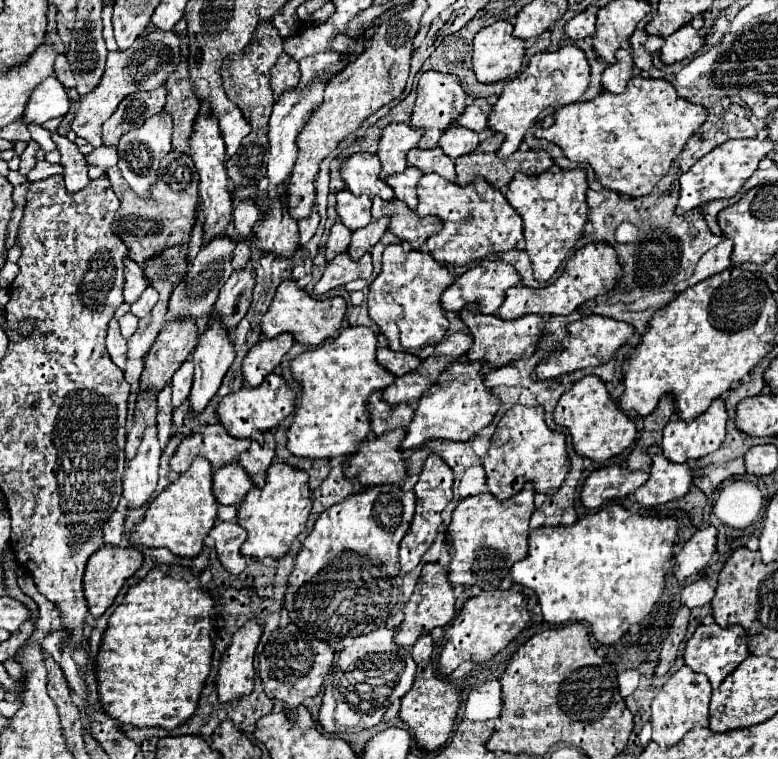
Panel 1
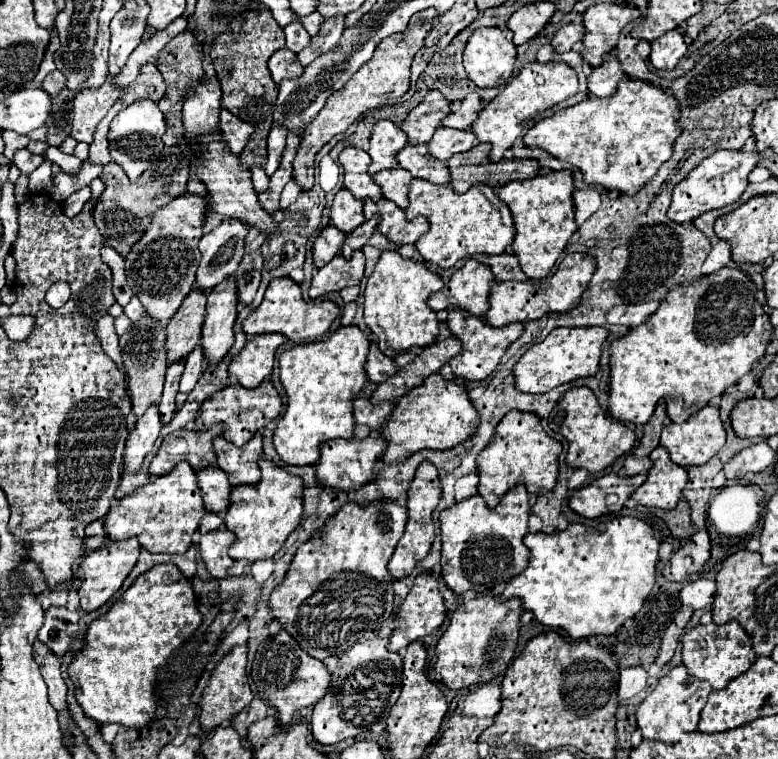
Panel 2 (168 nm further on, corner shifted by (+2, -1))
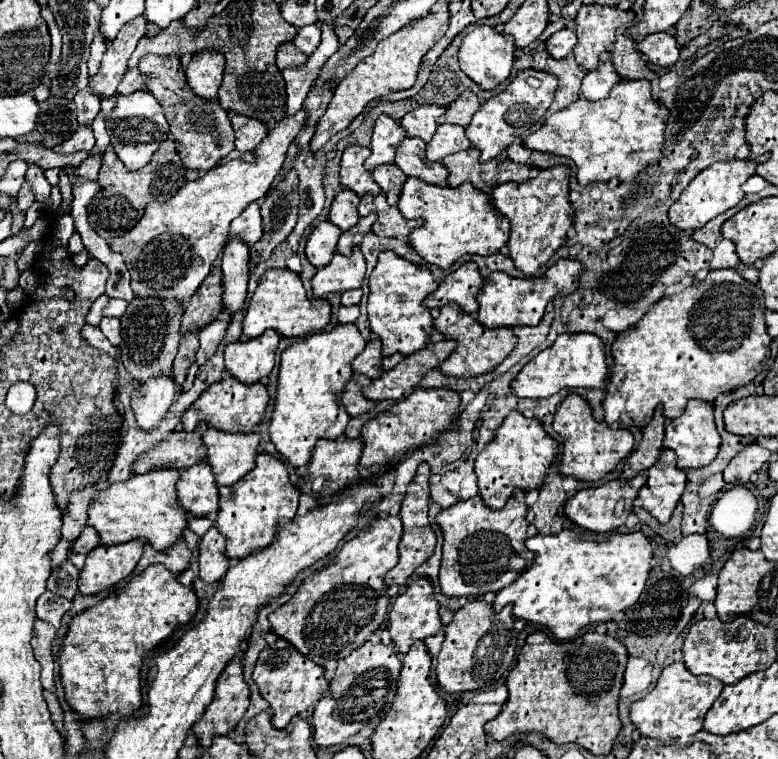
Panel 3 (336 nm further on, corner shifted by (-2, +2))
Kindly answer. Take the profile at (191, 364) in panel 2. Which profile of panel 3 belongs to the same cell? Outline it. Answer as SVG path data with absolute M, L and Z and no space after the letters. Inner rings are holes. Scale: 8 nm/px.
M212 320L210 324L206 324L204 328L198 330L198 338L200 338L200 348L196 352L196 362L202 366L206 360L212 358L212 354L216 352L220 340L224 338L228 328L228 322L224 320Z

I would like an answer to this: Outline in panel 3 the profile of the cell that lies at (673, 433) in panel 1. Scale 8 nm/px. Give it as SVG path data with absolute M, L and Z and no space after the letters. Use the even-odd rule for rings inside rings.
M690 400L686 404L686 410L680 418L670 420L666 426L666 438L664 438L664 448L670 448L676 452L678 460L676 466L682 470L690 470L690 468L704 468L708 466L720 448L720 434L714 426L714 412L712 412L712 404L704 402L704 400Z

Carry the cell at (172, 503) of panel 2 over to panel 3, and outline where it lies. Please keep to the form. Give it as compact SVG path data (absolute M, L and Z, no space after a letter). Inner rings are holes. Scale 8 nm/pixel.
M150 470L148 474L134 474L126 482L110 484L108 488L102 488L90 502L86 524L98 532L100 544L106 546L144 538L156 550L166 550L180 540L188 524L188 514L178 506L176 500L178 478L178 470Z

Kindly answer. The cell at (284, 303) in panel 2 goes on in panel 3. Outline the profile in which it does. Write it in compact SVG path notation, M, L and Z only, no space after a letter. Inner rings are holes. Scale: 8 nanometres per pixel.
M270 268L260 278L260 284L248 304L248 310L242 322L242 332L248 338L256 338L272 328L280 336L290 338L290 336L304 336L308 332L324 330L328 322L330 322L330 304L326 300L308 300L298 274L290 272L288 268L282 268L282 270Z

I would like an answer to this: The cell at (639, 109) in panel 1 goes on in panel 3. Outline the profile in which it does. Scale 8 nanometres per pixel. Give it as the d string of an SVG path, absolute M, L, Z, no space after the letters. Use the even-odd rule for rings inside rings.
M620 80L604 100L590 102L586 98L580 98L576 104L548 116L544 126L534 134L530 134L522 142L522 146L538 152L550 152L550 154L572 158L576 164L576 178L584 186L592 182L608 182L610 178L618 178L620 182L626 182L626 180L634 180L642 168L646 168L648 164L660 158L666 118L668 118L668 110L664 110L664 106L652 100L648 80Z

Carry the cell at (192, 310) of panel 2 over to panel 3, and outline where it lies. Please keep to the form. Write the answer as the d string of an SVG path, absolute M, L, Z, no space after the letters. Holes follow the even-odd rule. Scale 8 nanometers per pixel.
M216 262L214 268L210 270L208 278L200 284L200 290L196 290L196 294L186 304L186 310L182 316L182 332L188 332L188 330L196 332L202 326L206 326L208 322L218 318L218 314L222 312L220 278L222 278L220 264Z

